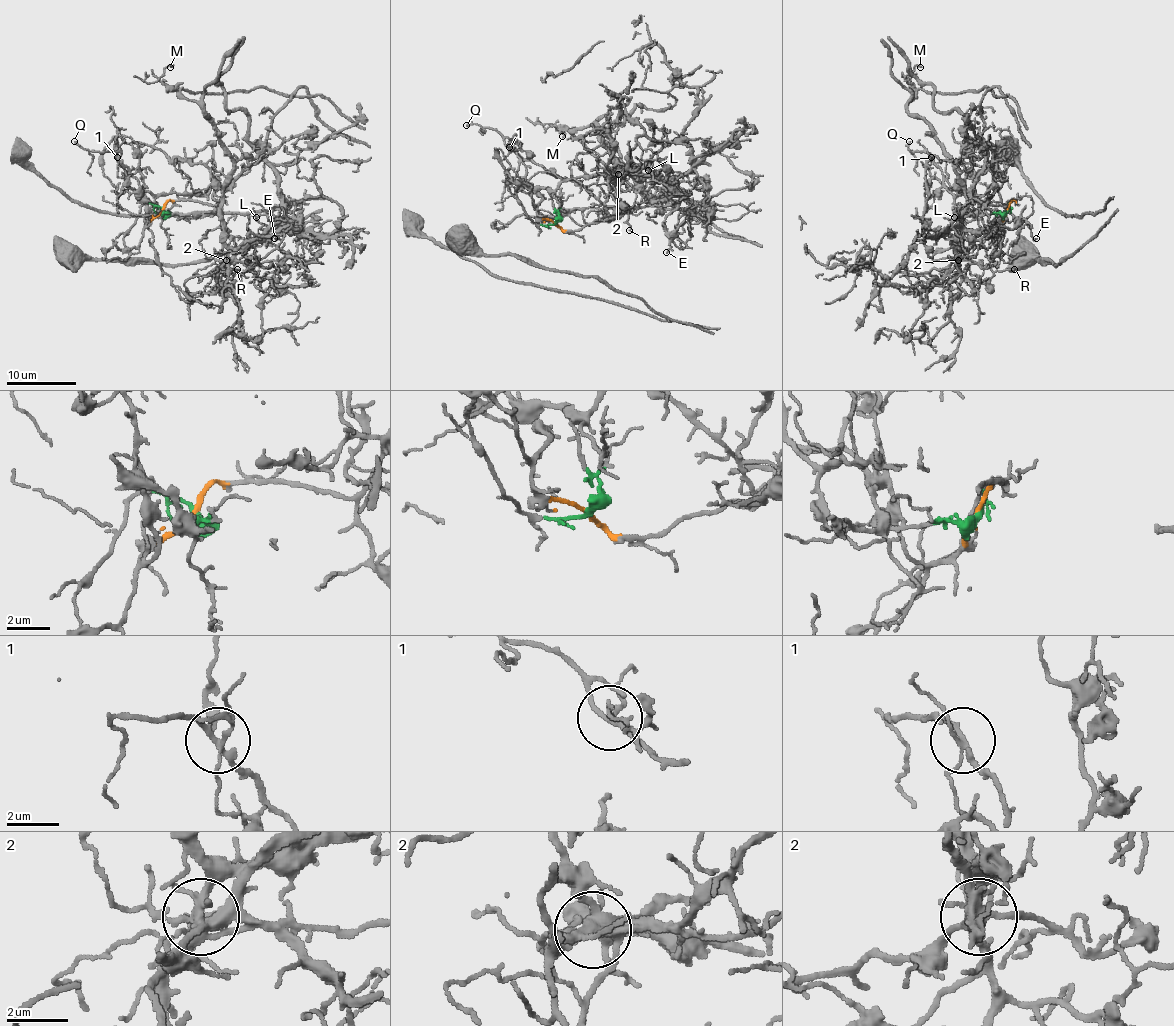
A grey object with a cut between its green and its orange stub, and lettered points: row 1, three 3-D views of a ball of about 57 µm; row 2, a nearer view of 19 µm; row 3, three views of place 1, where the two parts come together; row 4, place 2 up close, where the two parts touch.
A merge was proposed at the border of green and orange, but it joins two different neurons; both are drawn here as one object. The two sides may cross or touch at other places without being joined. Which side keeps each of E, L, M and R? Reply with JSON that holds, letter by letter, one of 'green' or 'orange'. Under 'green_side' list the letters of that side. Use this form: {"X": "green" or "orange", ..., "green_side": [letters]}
{"E": "orange", "L": "orange", "M": "green", "R": "green", "green_side": ["M", "R"]}

